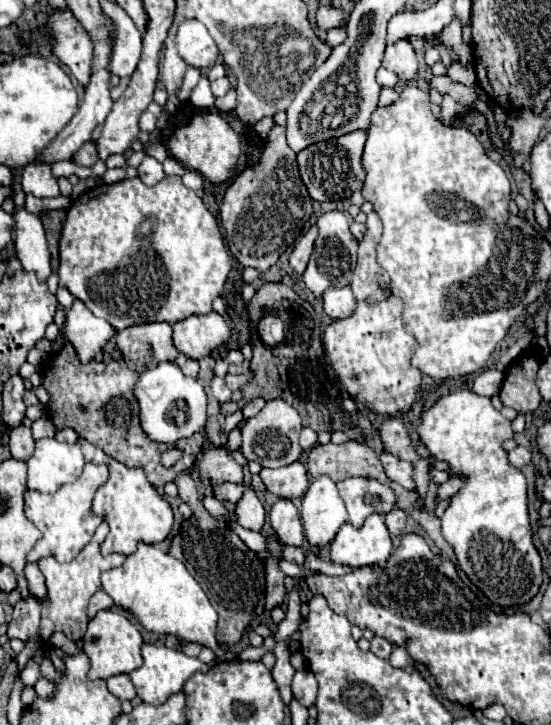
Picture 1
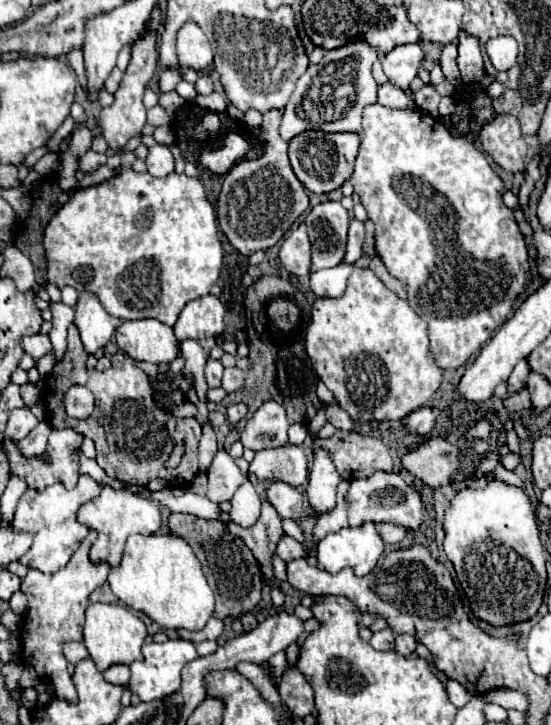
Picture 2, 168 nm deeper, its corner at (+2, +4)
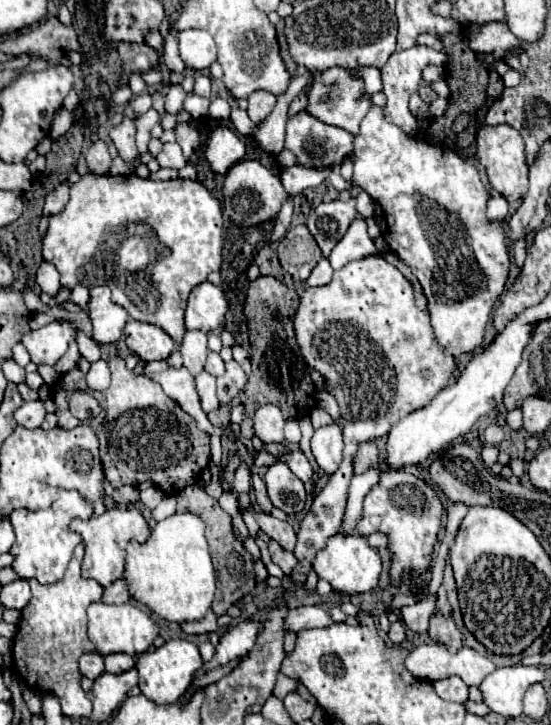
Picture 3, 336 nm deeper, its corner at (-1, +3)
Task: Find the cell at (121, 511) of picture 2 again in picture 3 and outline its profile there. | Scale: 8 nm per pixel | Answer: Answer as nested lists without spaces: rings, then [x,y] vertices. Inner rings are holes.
[[[114,505],[98,517],[90,517],[86,521],[74,519],[70,523],[70,529],[80,533],[86,543],[86,553],[84,553],[84,561],[82,561],[82,577],[96,579],[104,587],[112,585],[116,579],[122,577],[126,545],[132,539],[146,541],[150,535],[150,525],[136,505]]]

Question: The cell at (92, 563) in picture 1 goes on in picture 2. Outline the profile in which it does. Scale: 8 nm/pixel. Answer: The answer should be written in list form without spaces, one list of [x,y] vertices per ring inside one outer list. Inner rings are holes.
[[[95,530],[87,534],[81,546],[75,550],[65,568],[55,574],[43,574],[39,570],[29,570],[21,582],[21,592],[29,600],[29,612],[21,628],[21,662],[33,666],[41,680],[47,680],[55,688],[55,696],[63,698],[69,704],[77,704],[77,692],[71,682],[67,660],[63,656],[65,642],[83,640],[83,622],[85,608],[89,606],[89,594],[107,582],[109,566],[93,564],[89,560],[89,548],[95,542]]]

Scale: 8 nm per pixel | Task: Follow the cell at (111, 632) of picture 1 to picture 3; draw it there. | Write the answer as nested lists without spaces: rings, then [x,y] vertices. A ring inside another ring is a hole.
[[[92,603],[88,607],[88,637],[96,647],[96,653],[110,655],[110,653],[126,653],[130,657],[146,653],[158,635],[158,625],[136,605],[106,605],[106,603]]]

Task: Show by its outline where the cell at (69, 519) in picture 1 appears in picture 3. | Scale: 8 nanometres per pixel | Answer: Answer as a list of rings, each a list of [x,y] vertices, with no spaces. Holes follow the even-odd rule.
[[[60,489],[60,499],[56,499],[48,509],[30,511],[30,509],[16,509],[10,513],[10,521],[14,525],[16,543],[12,545],[12,553],[16,555],[12,567],[22,579],[38,579],[40,583],[56,583],[62,579],[74,547],[82,541],[78,533],[70,531],[70,521],[74,517],[88,519],[94,513],[90,501],[86,501],[78,491],[64,491]]]

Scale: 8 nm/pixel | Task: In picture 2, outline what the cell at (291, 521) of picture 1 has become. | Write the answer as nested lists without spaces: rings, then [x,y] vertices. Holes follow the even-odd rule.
[[[281,480],[271,482],[267,488],[267,500],[275,506],[281,518],[299,520],[303,514],[303,496],[295,486],[287,482]]]

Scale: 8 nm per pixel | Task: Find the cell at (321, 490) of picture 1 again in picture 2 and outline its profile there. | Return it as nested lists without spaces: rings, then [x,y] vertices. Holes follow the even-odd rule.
[[[315,448],[313,466],[311,466],[309,484],[307,484],[309,504],[319,512],[333,510],[339,482],[341,482],[341,476],[331,460],[331,452],[325,448]]]

